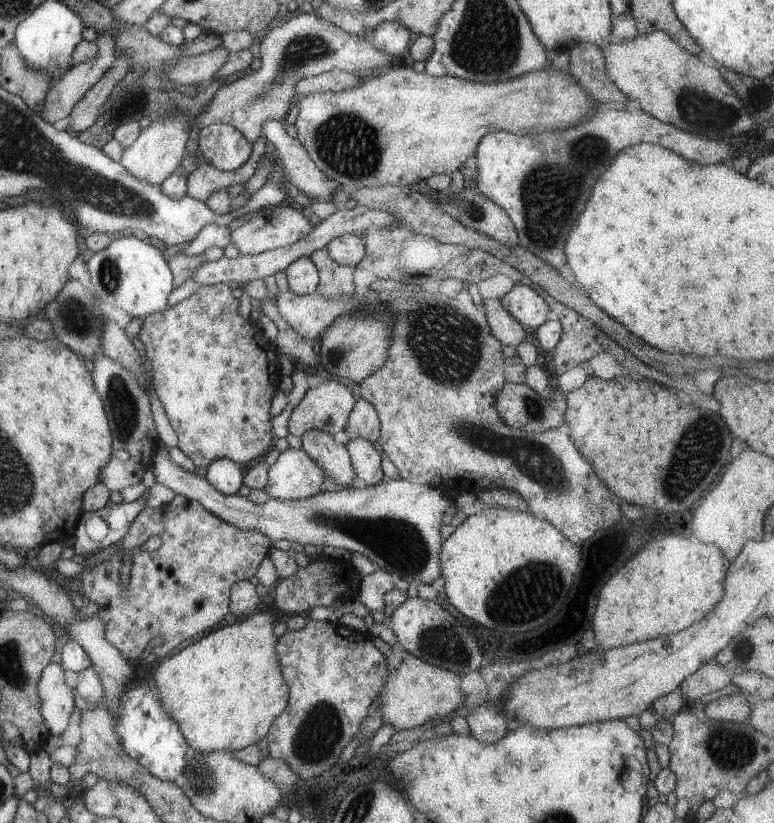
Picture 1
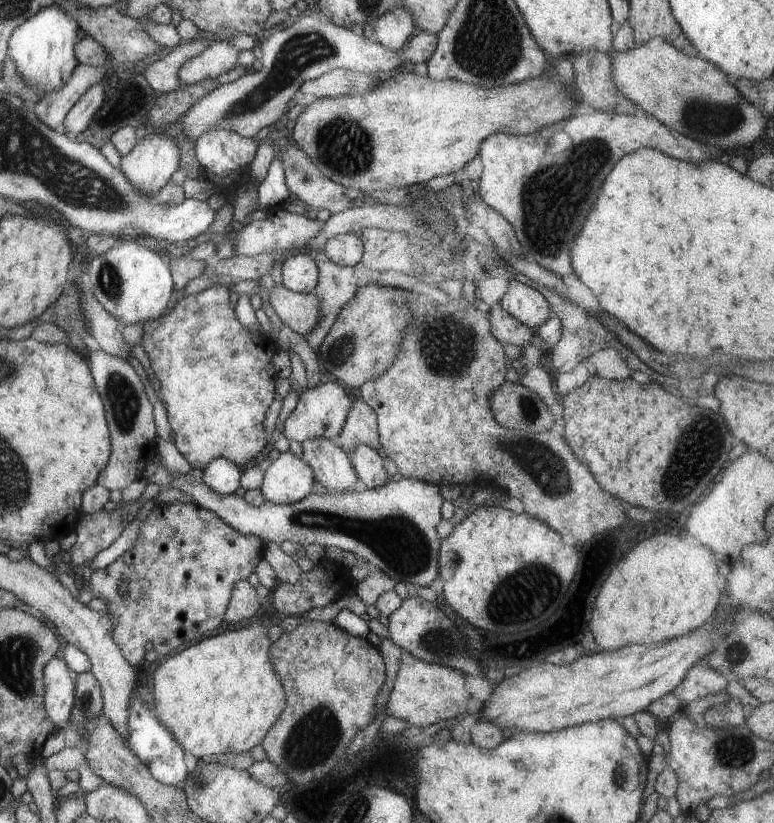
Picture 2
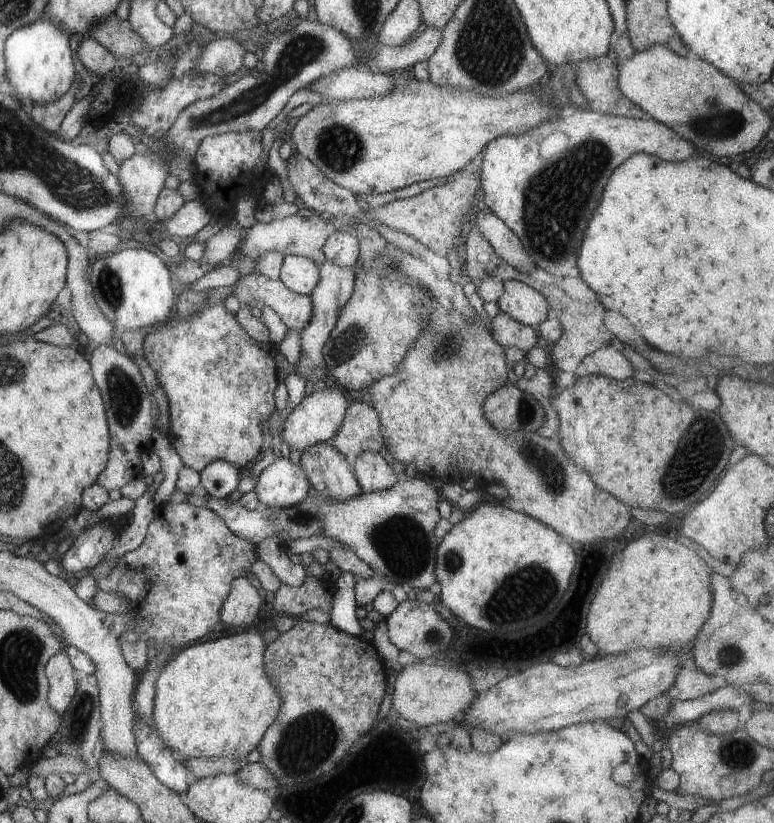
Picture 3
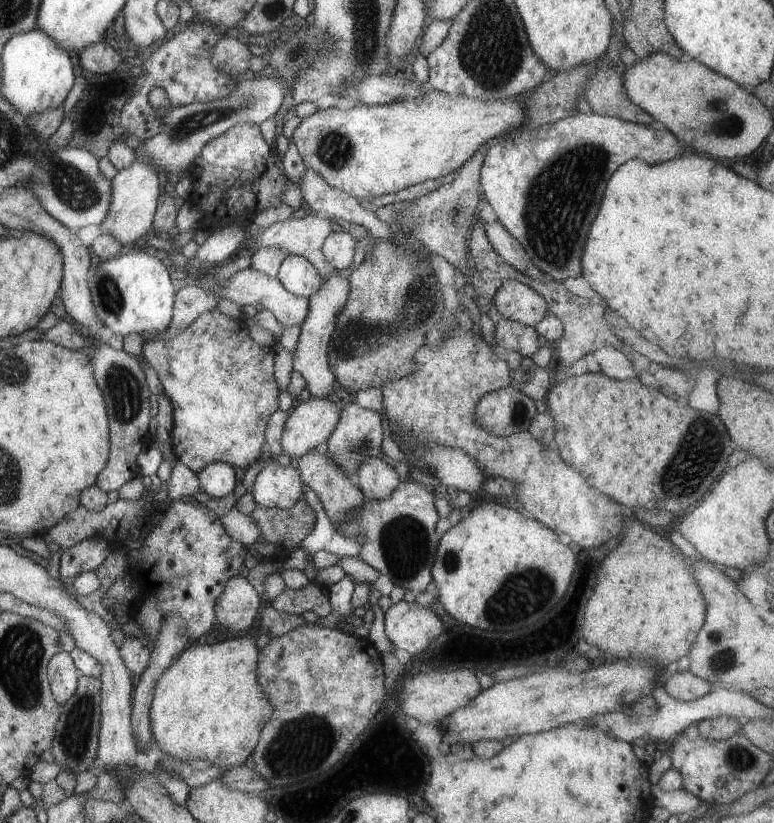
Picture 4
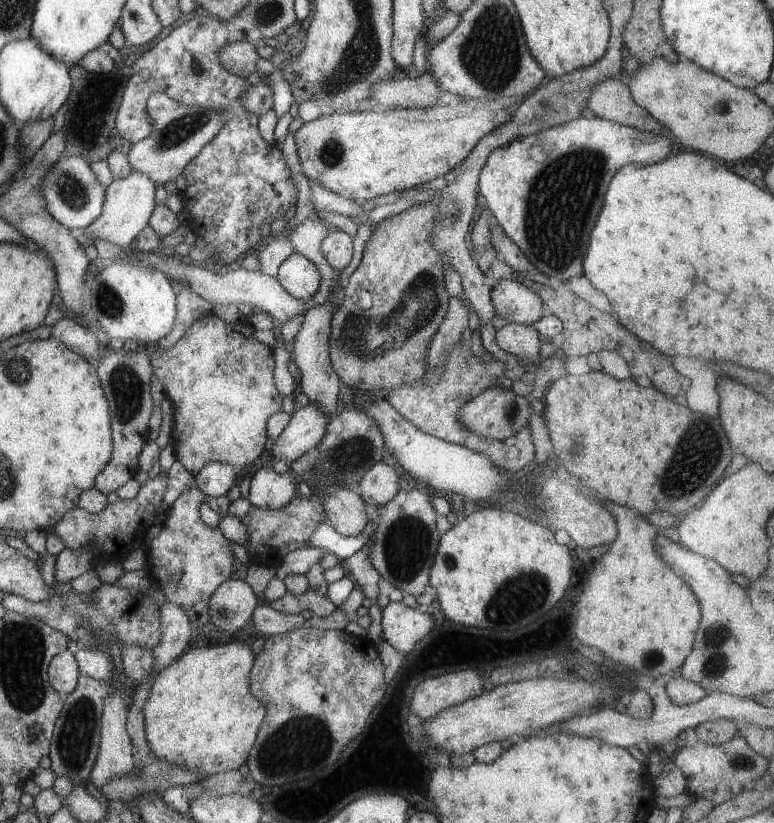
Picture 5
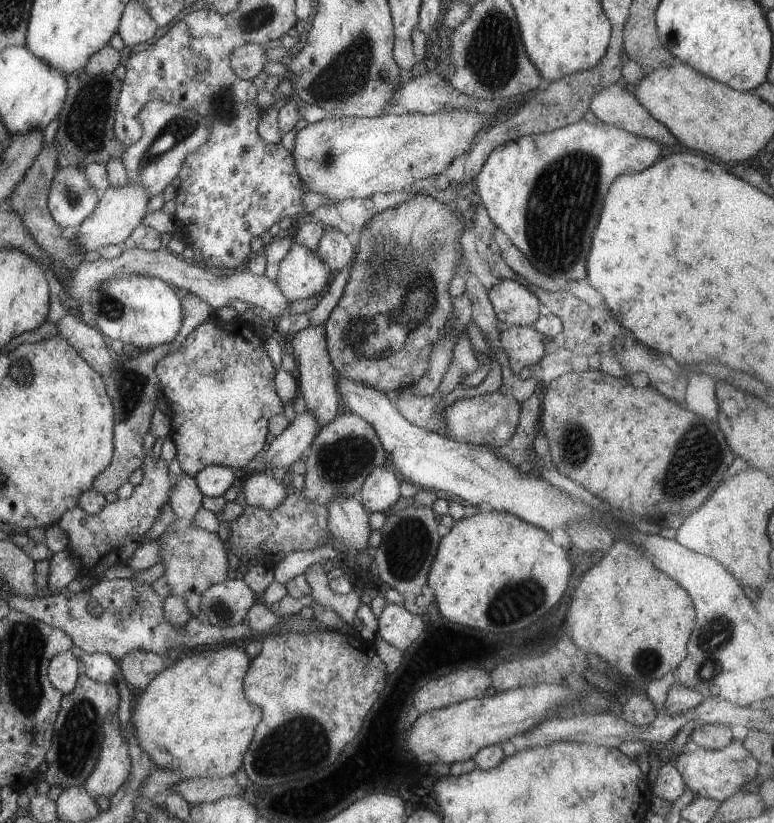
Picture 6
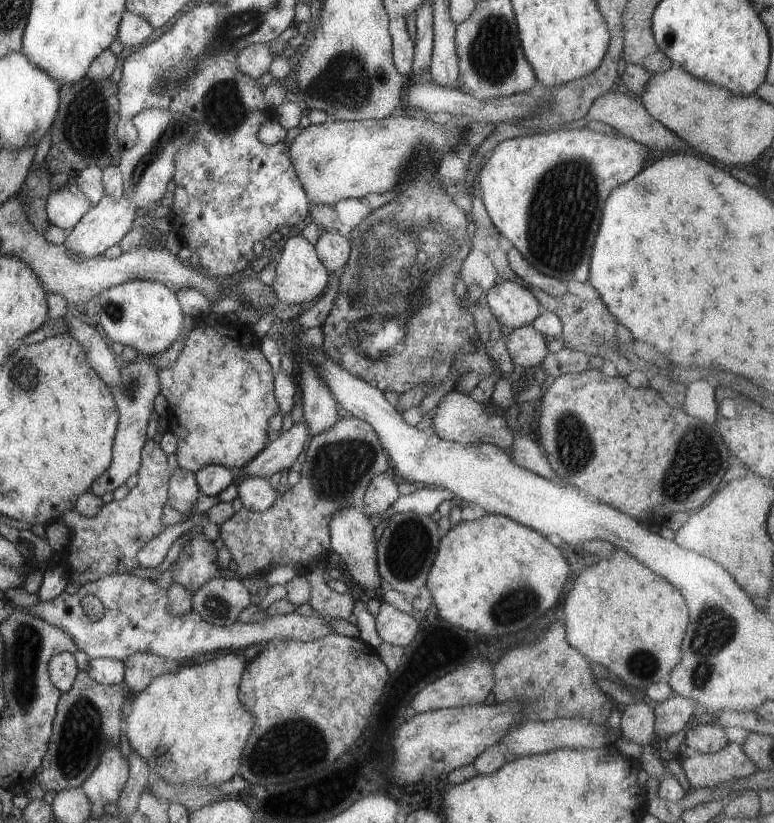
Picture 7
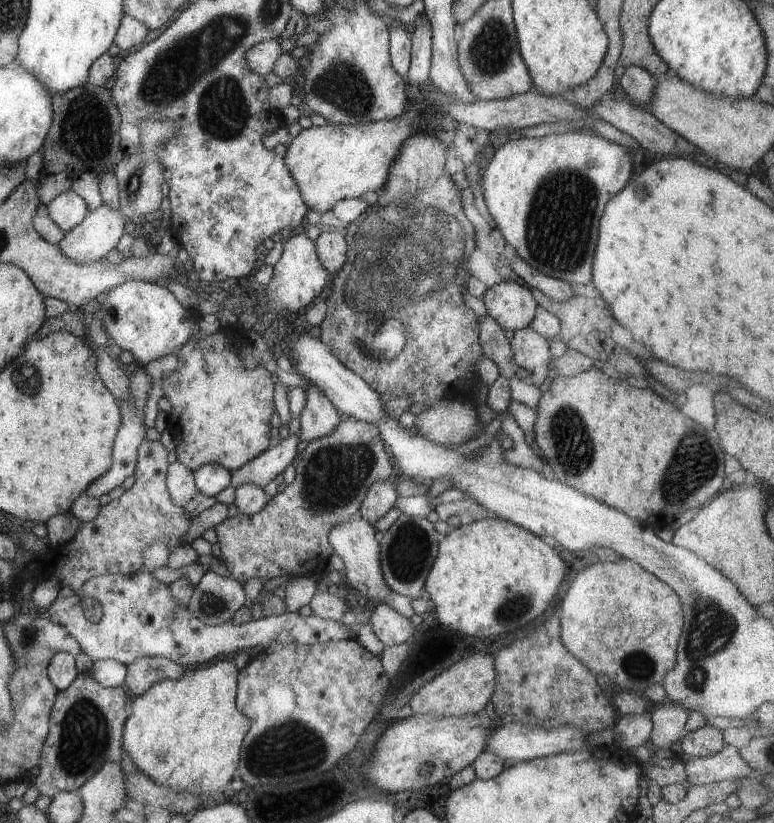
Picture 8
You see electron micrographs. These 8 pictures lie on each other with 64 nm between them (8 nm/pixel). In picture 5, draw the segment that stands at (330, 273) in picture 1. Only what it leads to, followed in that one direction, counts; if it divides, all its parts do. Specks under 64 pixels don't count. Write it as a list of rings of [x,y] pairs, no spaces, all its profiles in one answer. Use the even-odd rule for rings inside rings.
[[[335,283],[331,286],[329,296],[321,304],[317,304],[317,306],[304,311],[303,324],[300,326],[299,332],[295,334],[292,342],[292,360],[295,362],[300,376],[300,381],[297,383],[297,391],[303,392],[307,396],[309,404],[319,406],[330,417],[341,406],[337,400],[337,394],[339,394],[339,377],[333,370],[328,356],[331,316],[333,316],[333,310],[341,304],[341,298],[342,288],[339,288],[337,283]]]

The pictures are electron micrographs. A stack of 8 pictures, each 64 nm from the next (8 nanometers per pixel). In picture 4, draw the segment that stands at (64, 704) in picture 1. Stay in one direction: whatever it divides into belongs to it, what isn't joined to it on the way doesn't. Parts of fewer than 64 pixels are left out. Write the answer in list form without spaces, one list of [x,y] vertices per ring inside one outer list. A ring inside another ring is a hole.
[[[61,650],[49,659],[46,676],[53,700],[59,705],[62,705],[76,688],[78,678],[75,676],[75,669],[73,660],[66,651]]]

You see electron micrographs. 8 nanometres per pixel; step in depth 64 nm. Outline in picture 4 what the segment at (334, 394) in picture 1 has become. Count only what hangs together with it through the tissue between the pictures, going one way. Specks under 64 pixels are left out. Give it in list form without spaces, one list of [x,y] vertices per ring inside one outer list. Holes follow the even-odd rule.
[[[335,397],[313,398],[296,404],[285,421],[280,444],[289,458],[301,458],[317,444],[325,442],[337,424],[343,404]]]

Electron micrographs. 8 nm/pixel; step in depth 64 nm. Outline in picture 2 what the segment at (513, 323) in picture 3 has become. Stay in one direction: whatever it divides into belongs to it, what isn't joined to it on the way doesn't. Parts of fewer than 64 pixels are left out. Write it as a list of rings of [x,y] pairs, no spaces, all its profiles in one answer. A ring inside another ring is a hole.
[[[498,302],[490,304],[488,313],[491,334],[502,345],[513,344],[522,349],[529,344],[533,331],[507,314]]]

